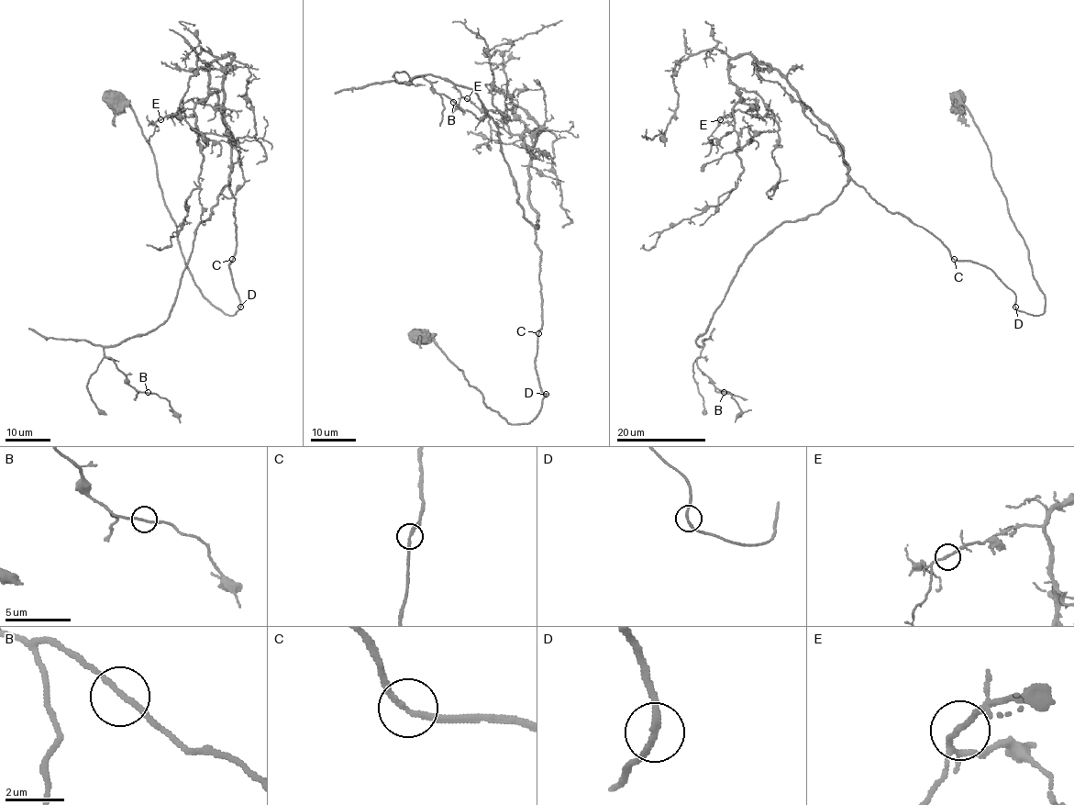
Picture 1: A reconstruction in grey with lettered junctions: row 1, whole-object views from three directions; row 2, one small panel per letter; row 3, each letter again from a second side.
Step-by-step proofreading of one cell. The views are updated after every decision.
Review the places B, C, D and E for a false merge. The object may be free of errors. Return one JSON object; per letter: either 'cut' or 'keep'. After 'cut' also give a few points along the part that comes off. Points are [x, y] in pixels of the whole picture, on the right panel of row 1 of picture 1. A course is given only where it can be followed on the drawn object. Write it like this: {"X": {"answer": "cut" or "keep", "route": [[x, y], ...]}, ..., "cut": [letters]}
{"B": {"answer": "keep"}, "C": {"answer": "keep"}, "D": {"answer": "keep"}, "E": {"answer": "keep"}, "cut": []}

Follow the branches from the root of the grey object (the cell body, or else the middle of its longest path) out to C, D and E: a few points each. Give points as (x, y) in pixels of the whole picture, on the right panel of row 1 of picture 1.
C: (957, 98), (989, 149), (992, 175), (1046, 296), (1044, 312), (1018, 310), (1014, 293), (990, 268), (954, 259)
D: (957, 98), (989, 149), (992, 175), (1027, 249), (1036, 285), (1046, 296), (1042, 314), (1031, 315), (1015, 307)
E: (957, 98), (1042, 314), (879, 205), (768, 64), (729, 60), (741, 98), (720, 119)

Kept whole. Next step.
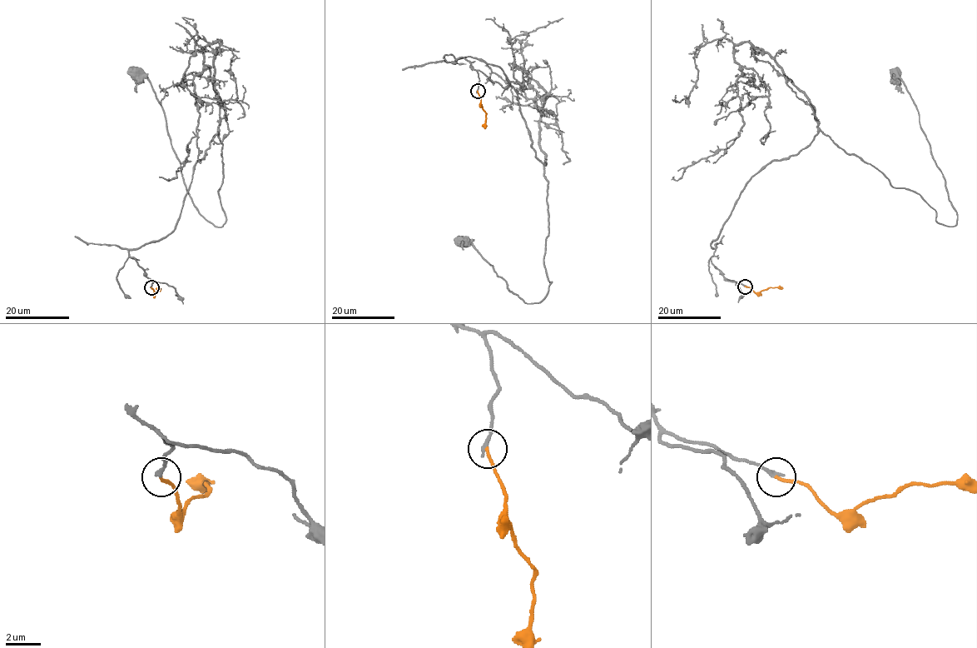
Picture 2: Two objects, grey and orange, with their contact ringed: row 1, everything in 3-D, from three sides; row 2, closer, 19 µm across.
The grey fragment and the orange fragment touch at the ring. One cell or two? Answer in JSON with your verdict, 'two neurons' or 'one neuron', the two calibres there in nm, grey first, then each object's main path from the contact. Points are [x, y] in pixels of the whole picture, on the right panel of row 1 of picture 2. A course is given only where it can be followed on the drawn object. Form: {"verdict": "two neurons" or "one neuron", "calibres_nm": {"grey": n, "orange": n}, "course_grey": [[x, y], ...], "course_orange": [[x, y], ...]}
{"verdict": "one neuron", "calibres_nm": {"grey": 240, "orange": 160}, "course_grey": [[745, 286], [711, 261], [711, 244], [745, 184], [820, 131], [956, 224], [895, 73]], "course_orange": [[745, 286], [756, 292], [767, 288], [783, 288]]}

